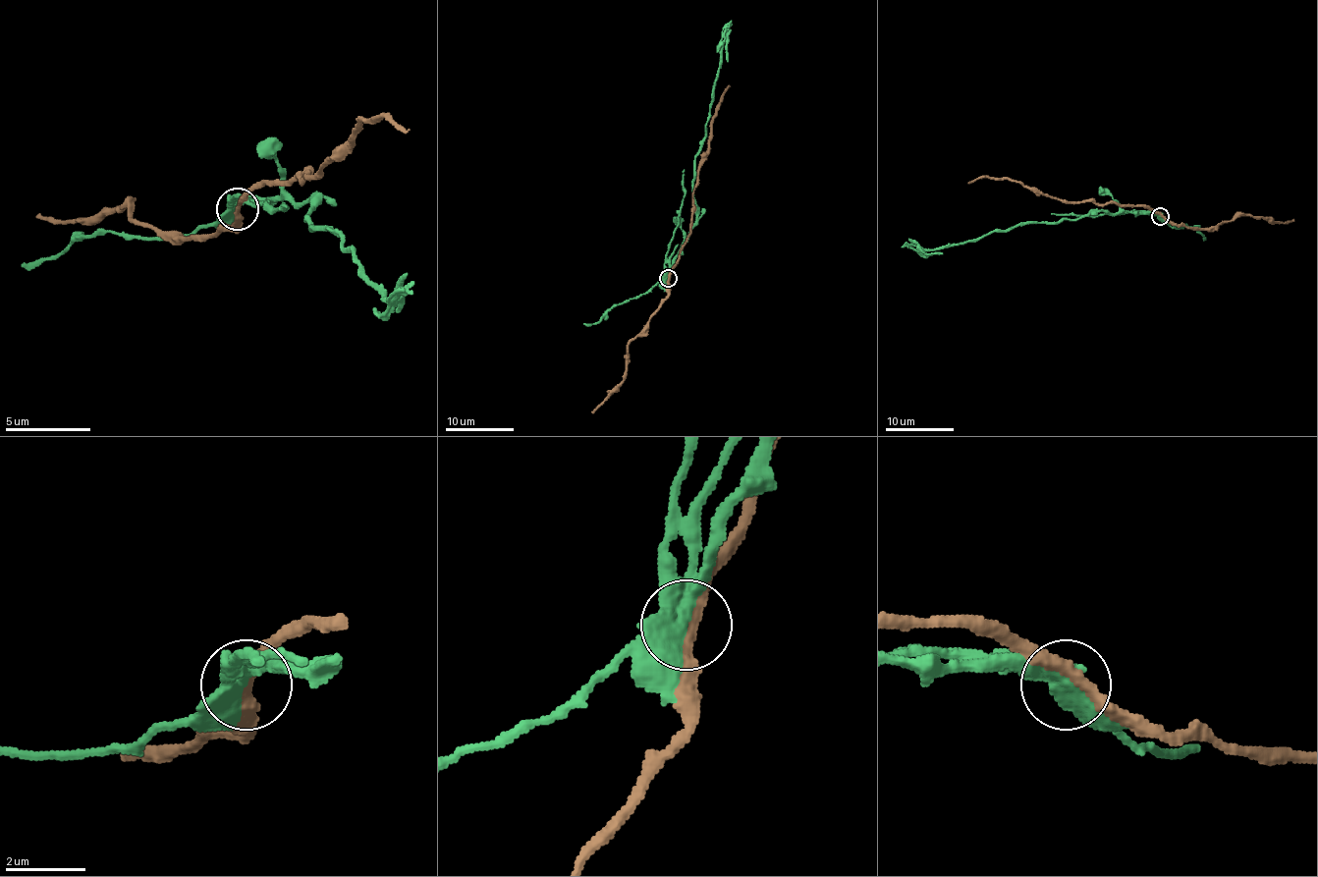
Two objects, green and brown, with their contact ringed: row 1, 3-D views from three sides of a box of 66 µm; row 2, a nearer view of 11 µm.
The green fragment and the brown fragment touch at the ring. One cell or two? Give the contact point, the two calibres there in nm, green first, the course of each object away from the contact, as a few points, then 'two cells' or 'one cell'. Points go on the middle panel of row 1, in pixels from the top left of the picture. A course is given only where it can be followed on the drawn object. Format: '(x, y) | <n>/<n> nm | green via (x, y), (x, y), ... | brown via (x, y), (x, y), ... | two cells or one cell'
(668, 278) | 480/300 nm | green via (668, 278), (673, 259), (696, 220), (693, 191), (694, 155), (705, 136), (726, 25), (732, 20) | brown via (668, 278), (689, 232), (696, 179), (702, 155), (707, 149), (712, 116), (721, 95), (730, 84) | two cells

